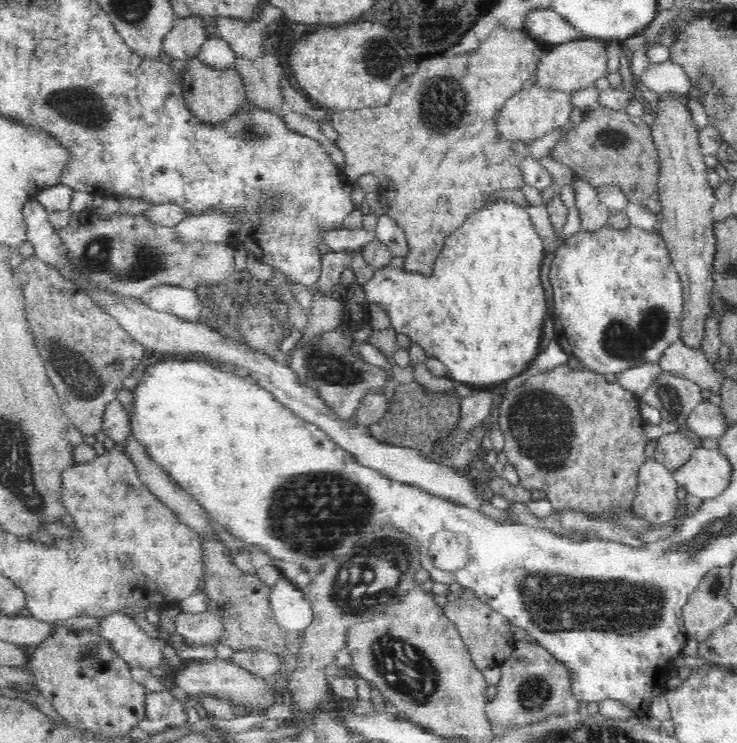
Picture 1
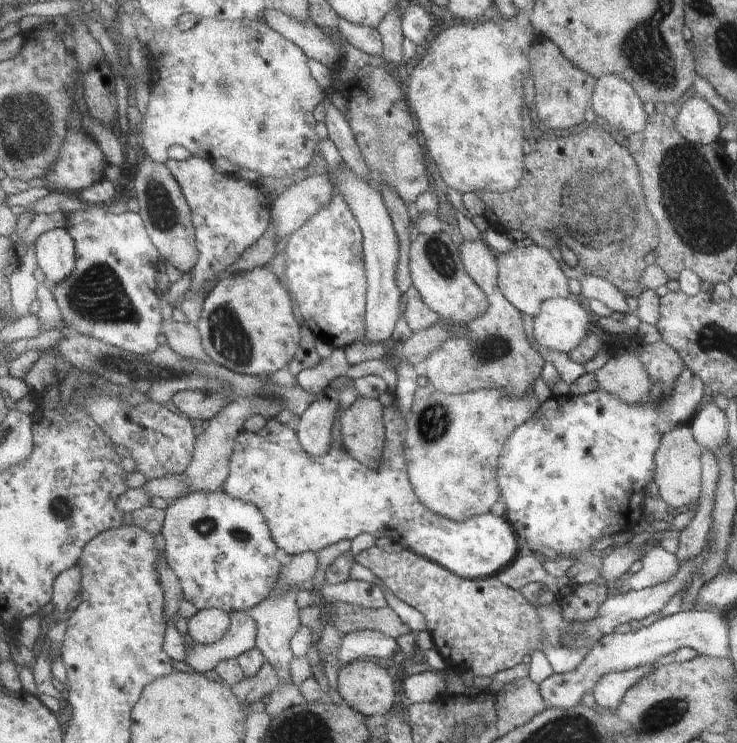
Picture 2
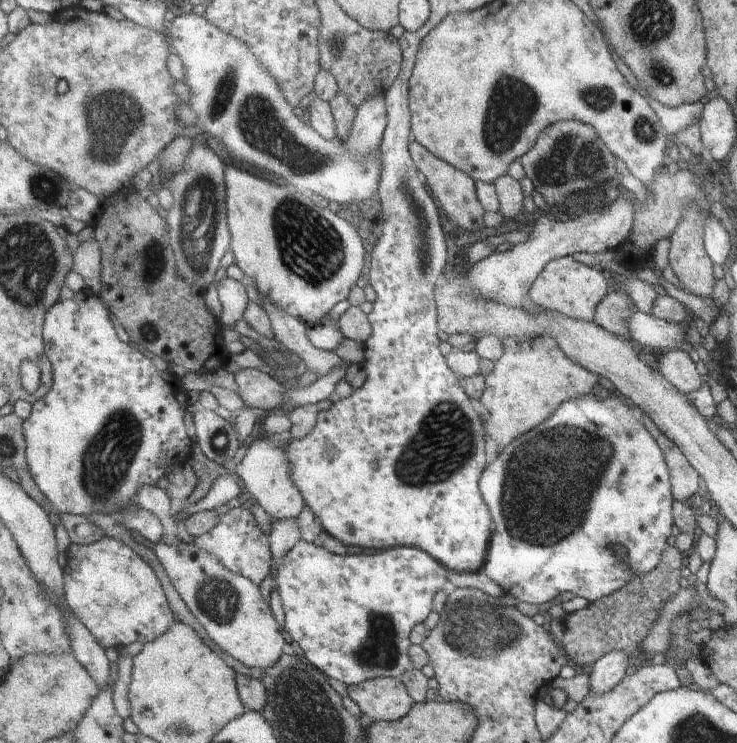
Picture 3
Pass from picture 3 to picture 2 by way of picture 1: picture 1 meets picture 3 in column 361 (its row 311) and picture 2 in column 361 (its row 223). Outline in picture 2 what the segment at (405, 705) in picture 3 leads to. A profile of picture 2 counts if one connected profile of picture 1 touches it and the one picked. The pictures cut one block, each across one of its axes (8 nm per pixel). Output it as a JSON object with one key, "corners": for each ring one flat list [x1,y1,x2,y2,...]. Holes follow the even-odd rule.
{"corners":[[357,660,339,670,338,693,343,702,365,716,388,715,398,695,391,674,368,660]]}

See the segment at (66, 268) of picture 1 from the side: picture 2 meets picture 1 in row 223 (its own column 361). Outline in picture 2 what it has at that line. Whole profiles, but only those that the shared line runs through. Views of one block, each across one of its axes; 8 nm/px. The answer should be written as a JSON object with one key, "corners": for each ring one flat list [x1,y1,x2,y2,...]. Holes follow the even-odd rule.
{"corners":[[340,17,340,32,355,48,371,56,382,56,384,42,378,29,369,28]]}

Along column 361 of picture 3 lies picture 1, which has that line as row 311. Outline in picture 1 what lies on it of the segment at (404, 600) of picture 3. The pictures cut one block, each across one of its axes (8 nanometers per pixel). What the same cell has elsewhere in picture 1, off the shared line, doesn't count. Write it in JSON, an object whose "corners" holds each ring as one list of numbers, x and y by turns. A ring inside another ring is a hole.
{"corners":[[630,225,622,230,613,229,608,226,600,228,600,230,580,231,569,238,560,248,556,251,555,257,552,260,549,269,549,280,553,288,554,300,554,314,552,320,554,321,556,330,556,341,562,349,570,356,572,355,586,371,594,372,600,375,609,376,610,374,619,375,626,370,636,368,644,363,658,363,664,355,664,352,676,340,681,339,683,316,684,316,684,295,683,295,683,282,673,265,671,254,659,233,654,231,648,232,647,230,638,228,637,226]]}

